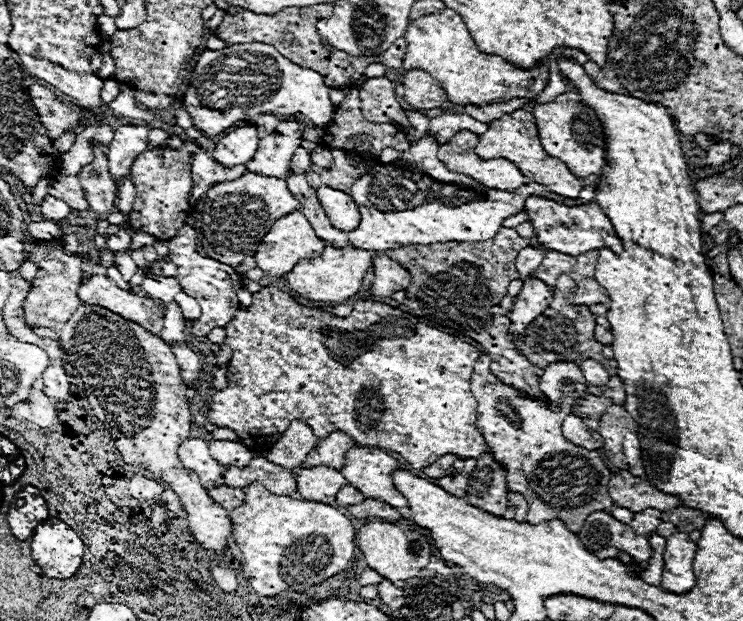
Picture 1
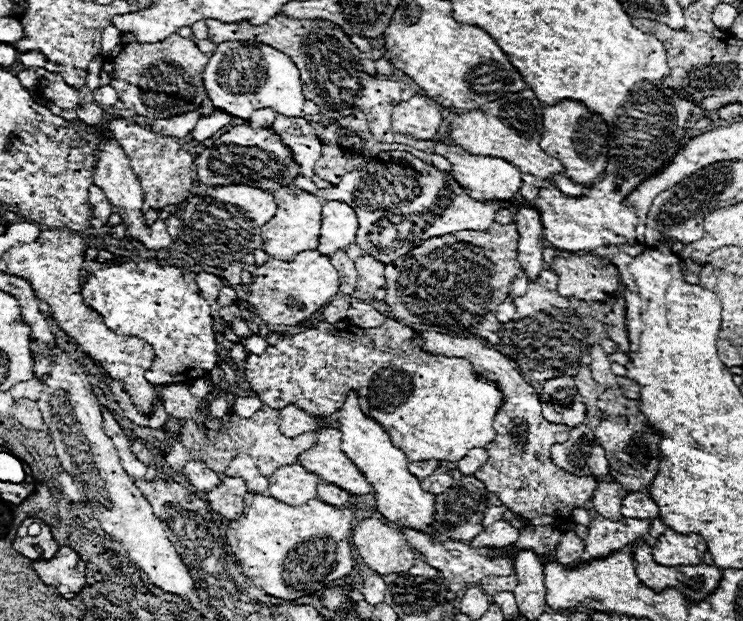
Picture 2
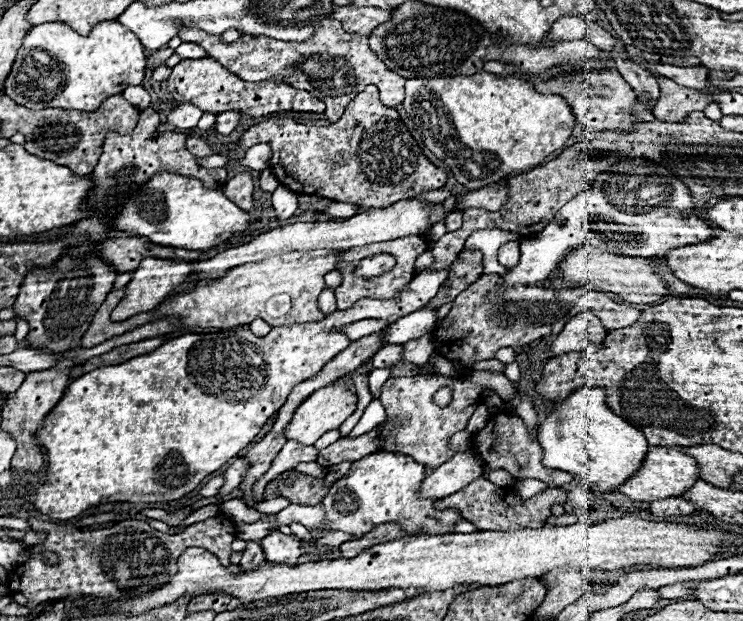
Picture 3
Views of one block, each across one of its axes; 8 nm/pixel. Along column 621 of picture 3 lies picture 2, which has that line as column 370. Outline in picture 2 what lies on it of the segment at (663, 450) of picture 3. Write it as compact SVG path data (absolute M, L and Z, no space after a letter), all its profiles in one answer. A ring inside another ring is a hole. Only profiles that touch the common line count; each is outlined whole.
M320 426L316 430L316 444L298 456L298 462L308 468L308 472L320 476L328 484L344 488L348 494L370 494L372 486L366 482L362 472L350 462L350 458L340 450L342 434L336 428Z

